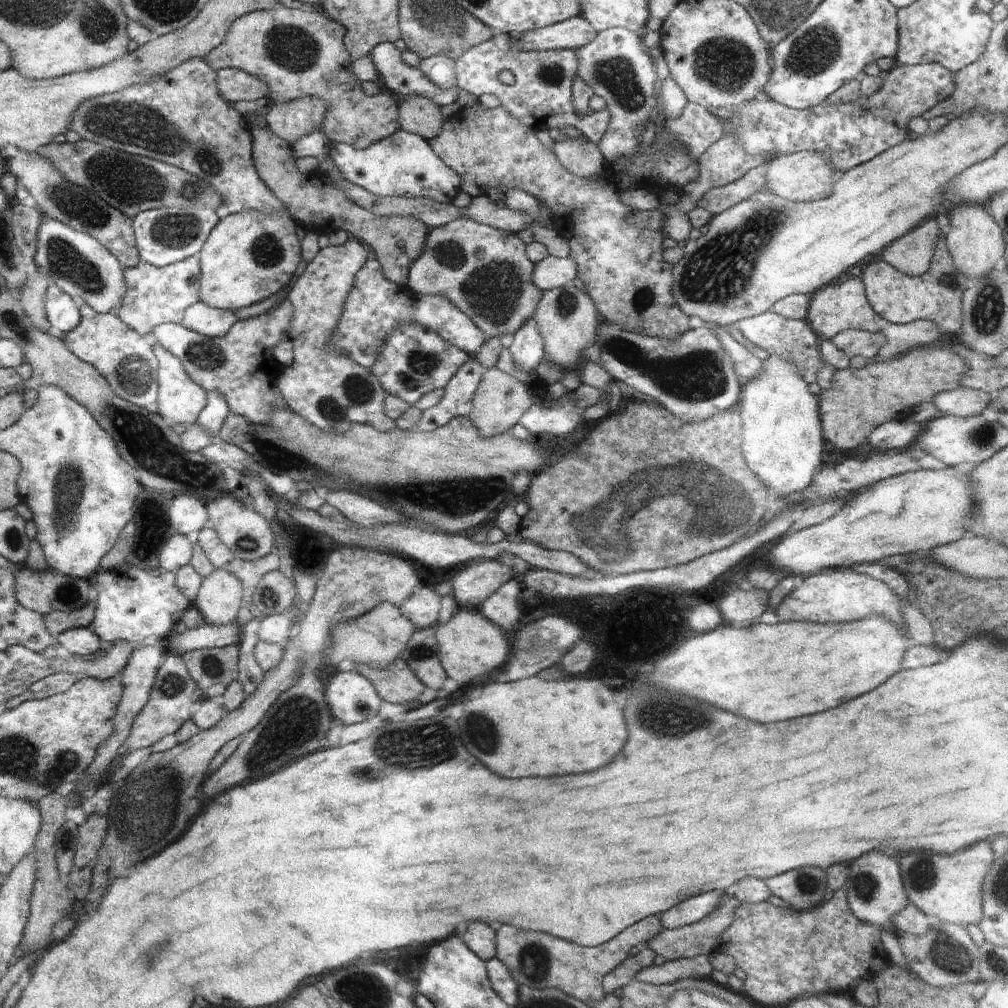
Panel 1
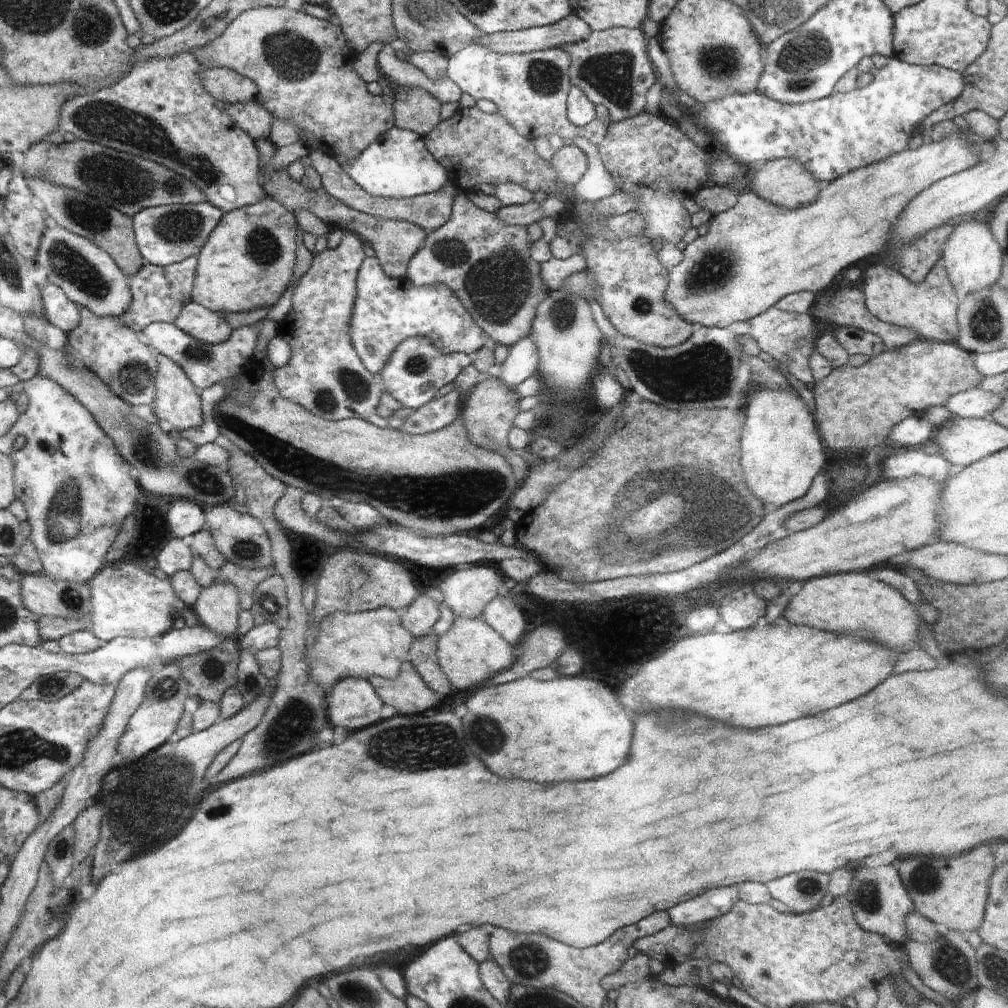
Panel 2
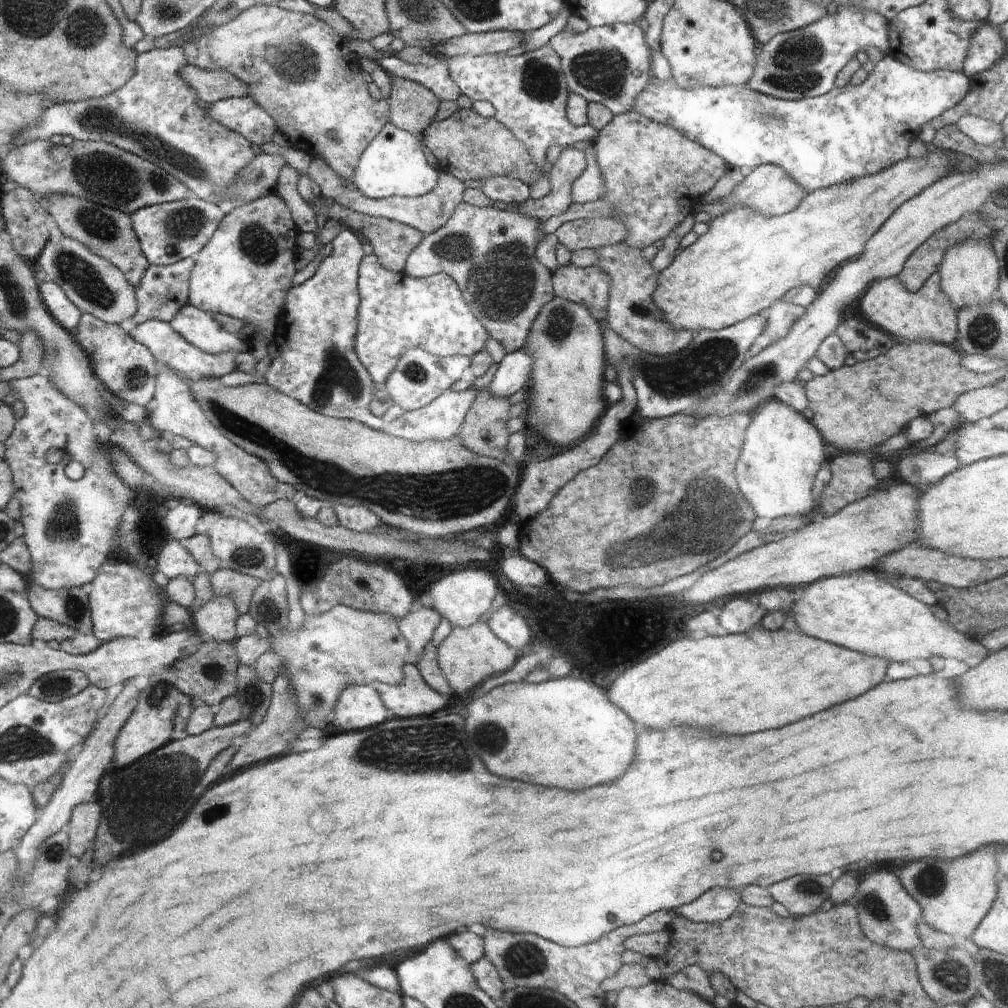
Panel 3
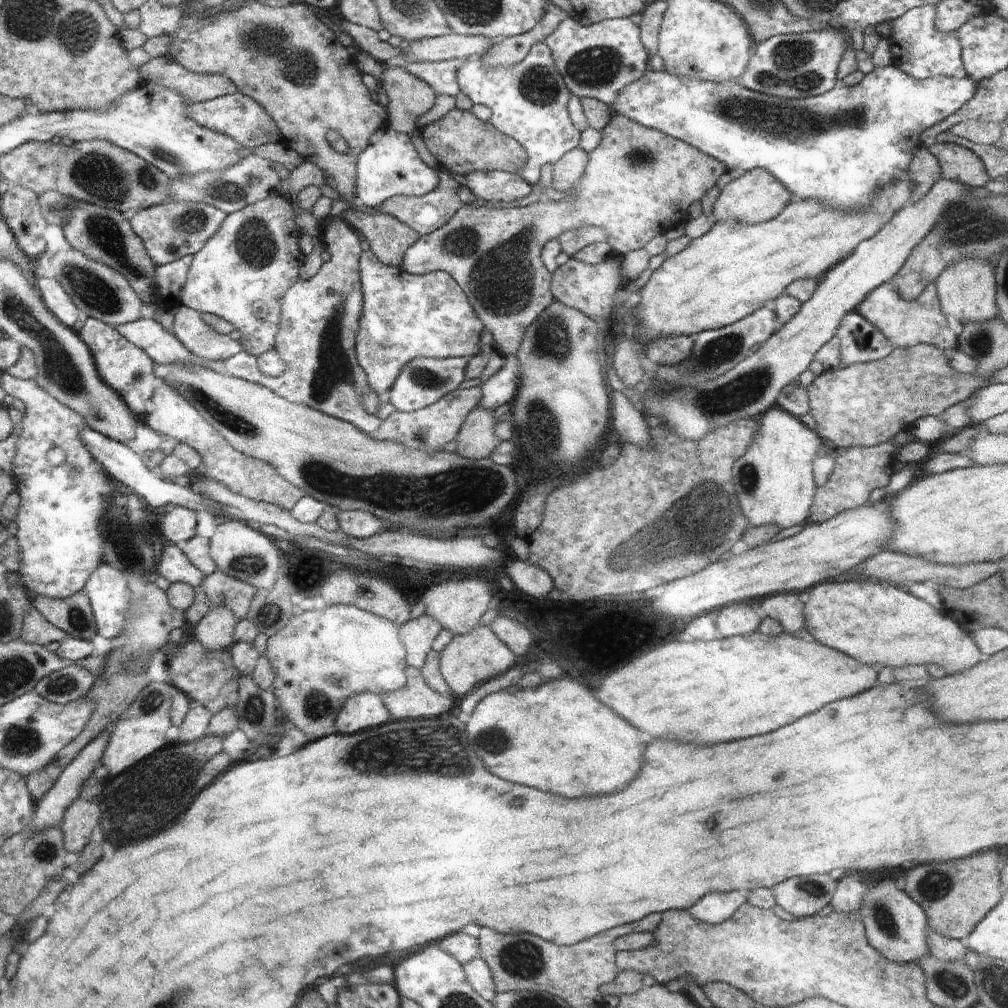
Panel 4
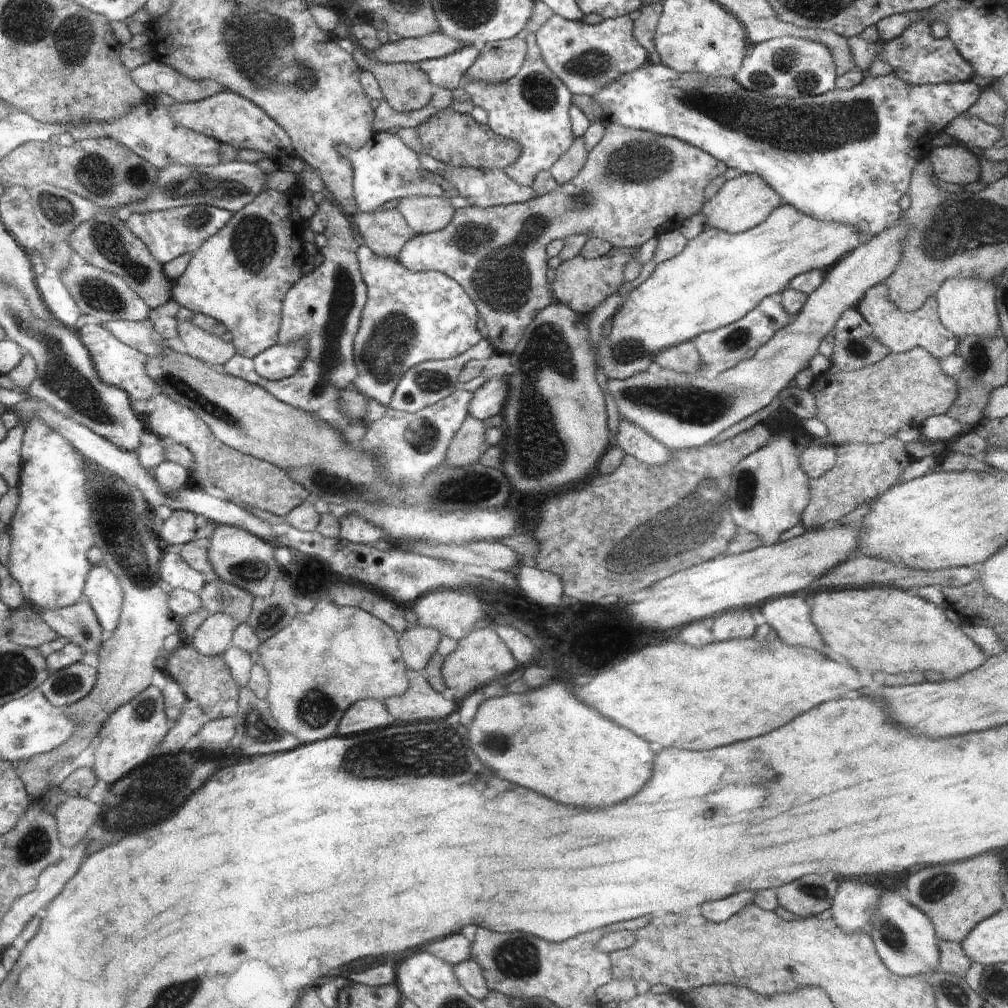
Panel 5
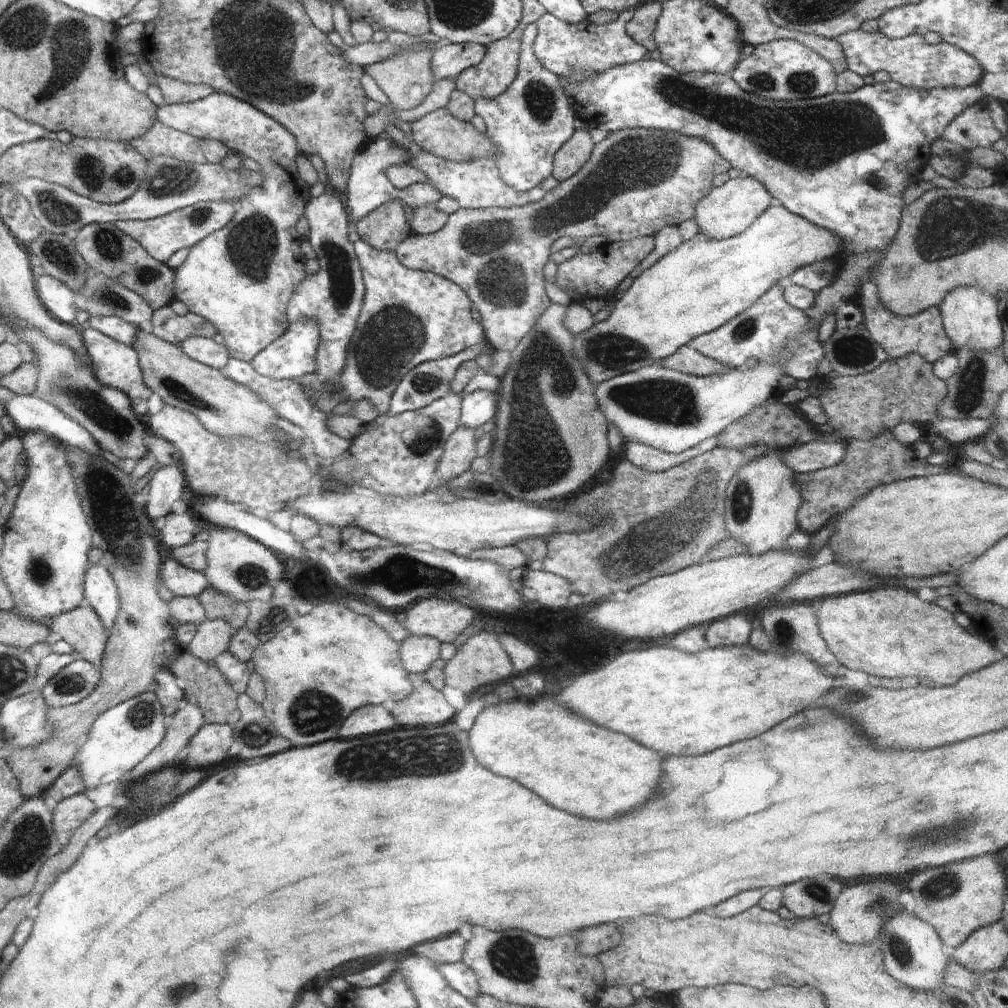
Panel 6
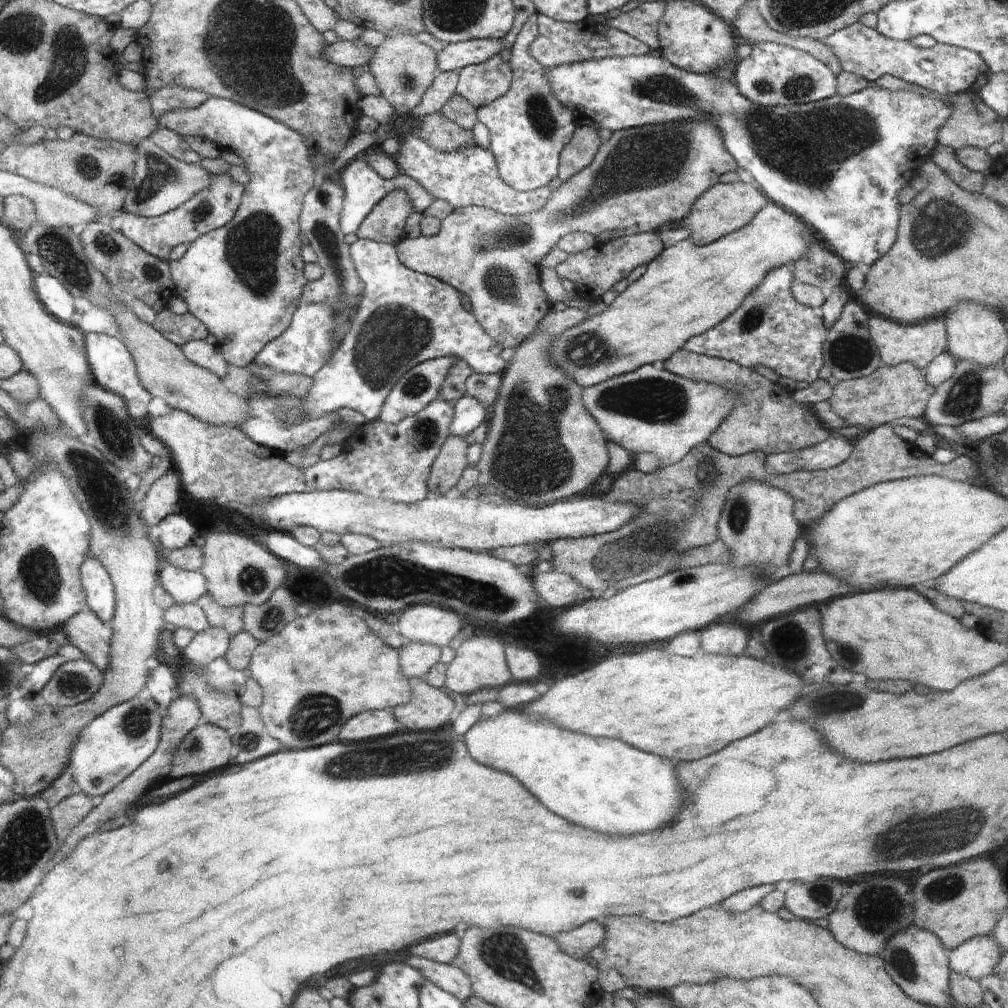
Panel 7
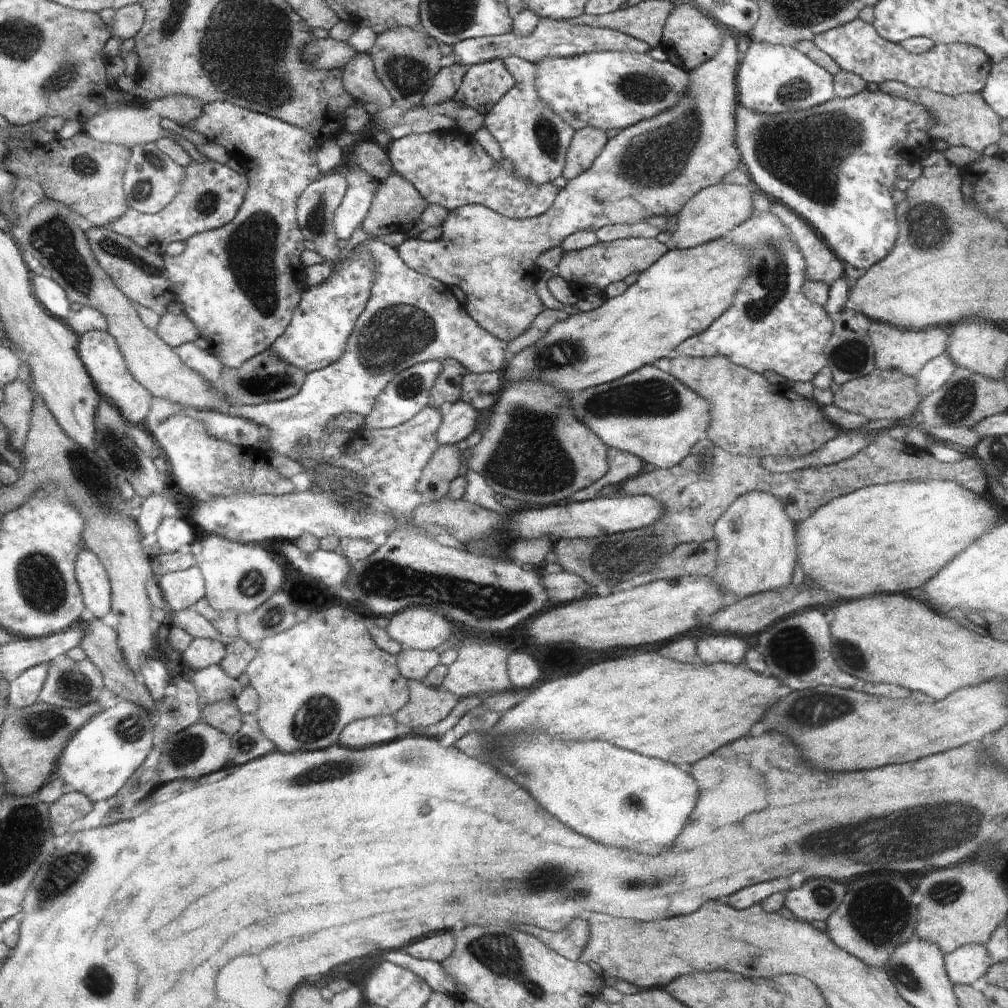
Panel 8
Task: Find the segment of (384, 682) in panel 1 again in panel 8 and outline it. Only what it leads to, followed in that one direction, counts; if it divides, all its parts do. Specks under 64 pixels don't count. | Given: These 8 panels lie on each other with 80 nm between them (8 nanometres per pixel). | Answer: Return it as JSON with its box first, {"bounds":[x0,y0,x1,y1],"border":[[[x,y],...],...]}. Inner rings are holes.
{"bounds":[394,679,460,732],"border":[[[410,679],[408,686],[408,704],[396,712],[394,720],[409,726],[412,732],[426,732],[426,728],[444,720],[460,699],[442,687],[427,686],[424,680]]]}

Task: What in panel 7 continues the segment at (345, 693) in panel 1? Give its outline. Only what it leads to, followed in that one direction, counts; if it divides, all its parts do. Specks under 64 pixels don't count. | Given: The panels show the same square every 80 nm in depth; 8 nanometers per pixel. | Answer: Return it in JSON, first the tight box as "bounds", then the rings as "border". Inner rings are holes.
{"bounds":[338,710,404,742],"border":[[[374,710],[350,718],[342,726],[338,738],[340,742],[358,742],[358,740],[366,741],[372,738],[388,738],[402,730],[404,726],[398,724],[398,720],[395,720],[390,711]]]}

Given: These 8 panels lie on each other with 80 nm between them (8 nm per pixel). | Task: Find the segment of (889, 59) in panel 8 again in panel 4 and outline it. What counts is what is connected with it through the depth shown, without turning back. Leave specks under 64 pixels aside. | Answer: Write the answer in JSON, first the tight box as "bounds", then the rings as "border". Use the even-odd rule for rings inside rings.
{"bounds":[889,4,967,79],"border":[[[925,4],[906,11],[894,22],[889,42],[892,64],[917,79],[935,76],[967,76],[961,57],[961,42],[956,31],[939,31],[936,26],[937,5]]]}

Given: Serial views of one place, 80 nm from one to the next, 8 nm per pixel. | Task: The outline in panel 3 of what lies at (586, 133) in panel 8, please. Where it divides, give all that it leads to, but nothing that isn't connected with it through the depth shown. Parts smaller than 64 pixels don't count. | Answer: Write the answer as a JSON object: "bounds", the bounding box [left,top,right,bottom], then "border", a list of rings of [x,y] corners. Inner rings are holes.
{"bounds":[505,147,587,221],"border":[[[566,147],[557,158],[550,172],[550,193],[538,201],[520,203],[505,210],[517,211],[537,221],[546,221],[551,216],[564,214],[572,204],[571,186],[584,172],[587,162],[584,153],[573,147]]]}

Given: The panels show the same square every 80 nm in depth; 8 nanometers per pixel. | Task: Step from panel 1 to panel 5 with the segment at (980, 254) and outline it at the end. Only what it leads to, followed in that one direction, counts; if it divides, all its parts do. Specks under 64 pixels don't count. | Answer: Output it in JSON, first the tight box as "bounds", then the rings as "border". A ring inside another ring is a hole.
{"bounds":[936,276,998,338],"border":[[[954,276],[944,280],[936,294],[938,314],[942,324],[958,338],[966,335],[991,337],[998,328],[998,310],[994,302],[994,284],[990,280],[980,280],[976,276]]]}

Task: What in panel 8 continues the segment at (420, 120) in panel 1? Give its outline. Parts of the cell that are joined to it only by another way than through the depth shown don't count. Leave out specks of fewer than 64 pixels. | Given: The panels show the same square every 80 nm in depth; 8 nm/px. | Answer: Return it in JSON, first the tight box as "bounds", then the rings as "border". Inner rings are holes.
{"bounds":[370,27,443,109],"border":[[[396,27],[377,35],[370,50],[371,59],[375,73],[388,89],[392,100],[395,101],[395,107],[413,109],[421,106],[423,96],[443,67],[440,63],[442,55],[438,46],[438,42],[422,28]]]}

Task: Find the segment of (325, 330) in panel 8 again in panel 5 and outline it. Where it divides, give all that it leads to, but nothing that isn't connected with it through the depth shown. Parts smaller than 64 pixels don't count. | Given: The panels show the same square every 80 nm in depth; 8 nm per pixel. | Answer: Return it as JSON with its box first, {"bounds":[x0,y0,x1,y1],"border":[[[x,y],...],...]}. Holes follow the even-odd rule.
{"bounds":[253,342,305,381],"border":[[[278,342],[253,358],[256,371],[265,379],[277,381],[293,375],[305,357],[305,343],[280,345]]]}

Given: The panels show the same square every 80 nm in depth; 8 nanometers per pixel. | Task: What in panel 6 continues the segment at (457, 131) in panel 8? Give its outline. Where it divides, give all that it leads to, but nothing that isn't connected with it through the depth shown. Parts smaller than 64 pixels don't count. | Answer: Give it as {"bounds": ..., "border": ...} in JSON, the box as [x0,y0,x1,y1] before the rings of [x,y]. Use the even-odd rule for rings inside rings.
{"bounds":[408,150,546,209],"border":[[[426,150],[410,152],[408,165],[424,173],[426,184],[430,184],[434,190],[444,197],[450,197],[458,202],[460,208],[490,209],[490,208],[518,208],[526,204],[536,203],[546,191],[541,186],[532,187],[532,190],[516,191],[504,184],[501,180],[498,168],[492,158],[474,158],[470,162],[453,162],[434,156]]]}

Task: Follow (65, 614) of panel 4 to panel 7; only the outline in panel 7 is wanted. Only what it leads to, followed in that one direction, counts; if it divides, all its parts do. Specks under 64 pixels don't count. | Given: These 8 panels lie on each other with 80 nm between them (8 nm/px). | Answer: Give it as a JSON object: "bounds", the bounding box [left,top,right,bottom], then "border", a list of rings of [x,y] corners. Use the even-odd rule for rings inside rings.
{"bounds":[61,612,112,675],"border":[[[78,612],[72,616],[61,630],[68,636],[70,645],[75,646],[83,656],[92,662],[103,675],[110,668],[110,644],[112,644],[112,628],[101,622],[96,614]]]}

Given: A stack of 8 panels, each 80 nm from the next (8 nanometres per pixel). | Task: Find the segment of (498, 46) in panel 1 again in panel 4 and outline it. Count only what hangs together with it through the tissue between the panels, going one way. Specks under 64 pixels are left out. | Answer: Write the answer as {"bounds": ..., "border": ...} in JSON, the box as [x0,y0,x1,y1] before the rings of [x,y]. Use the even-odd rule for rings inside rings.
{"bounds":[456,43,583,185],"border":[[[536,43],[530,52],[520,61],[511,65],[490,66],[473,57],[466,59],[457,70],[456,81],[473,104],[484,104],[492,111],[489,121],[500,131],[515,138],[527,152],[526,162],[516,173],[523,181],[534,185],[540,178],[540,168],[544,164],[553,164],[569,150],[578,147],[583,130],[572,124],[567,111],[567,102],[572,95],[565,85],[563,76],[556,68],[552,51],[546,43]]]}

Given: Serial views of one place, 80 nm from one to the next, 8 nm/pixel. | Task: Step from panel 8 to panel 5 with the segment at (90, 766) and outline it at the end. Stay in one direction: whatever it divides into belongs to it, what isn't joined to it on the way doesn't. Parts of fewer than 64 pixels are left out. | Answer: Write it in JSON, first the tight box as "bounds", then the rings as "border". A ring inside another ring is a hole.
{"bounds":[92,685,168,786],"border":[[[151,685],[111,713],[103,725],[100,740],[94,746],[92,767],[98,780],[102,779],[112,786],[130,770],[134,770],[148,760],[163,742],[166,732],[168,732],[168,726],[166,726],[162,691]]]}

